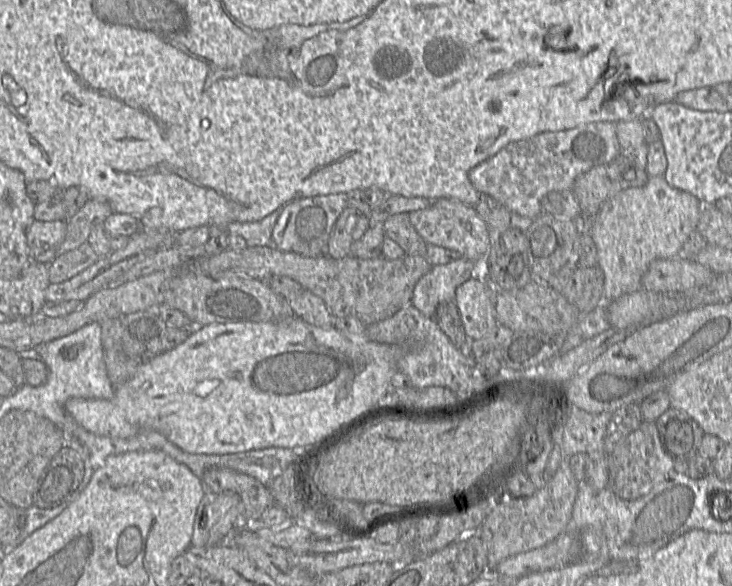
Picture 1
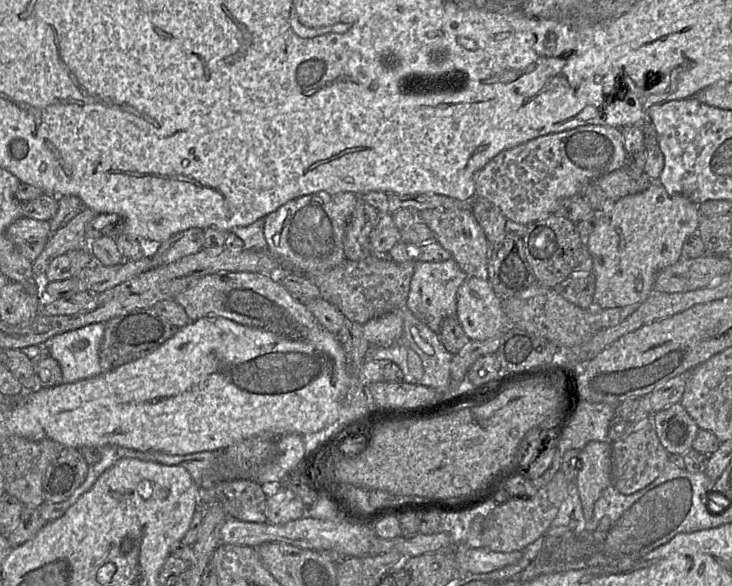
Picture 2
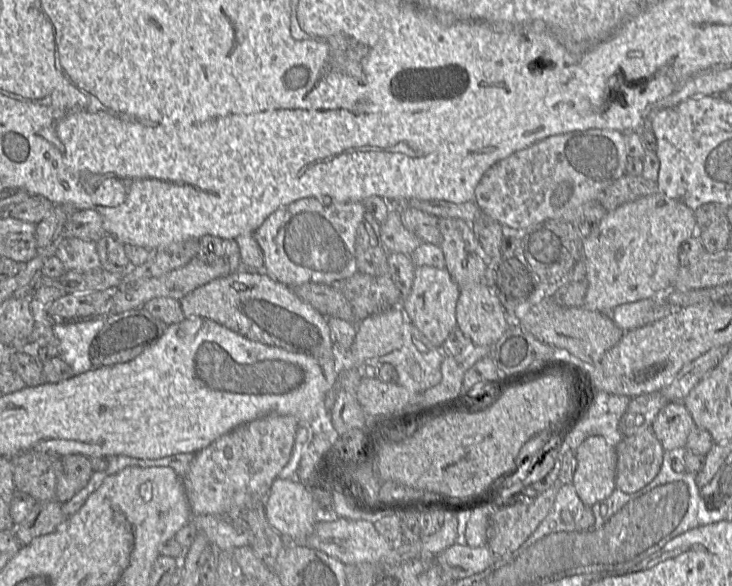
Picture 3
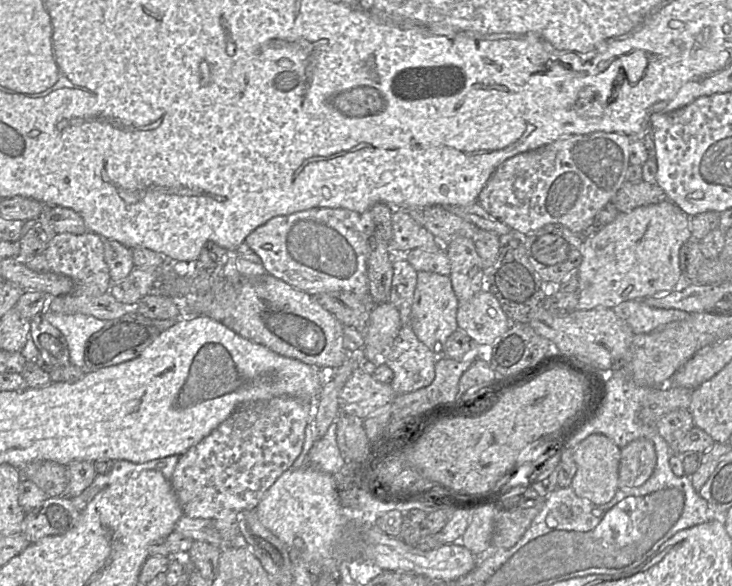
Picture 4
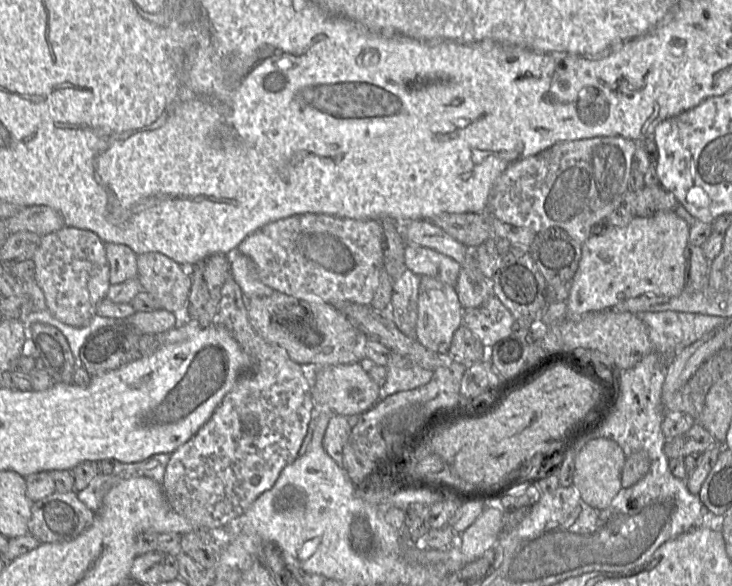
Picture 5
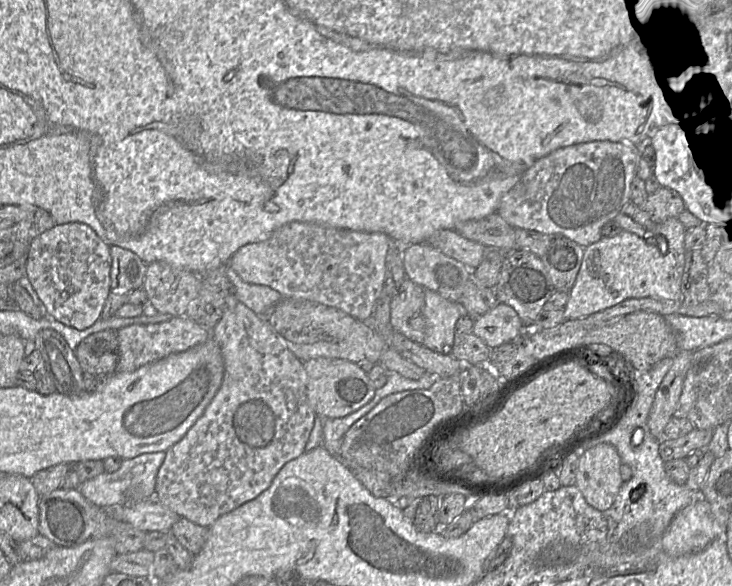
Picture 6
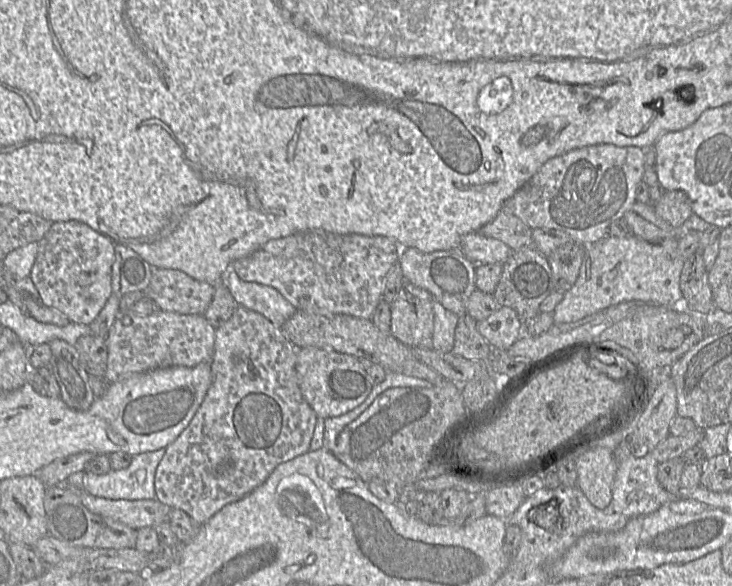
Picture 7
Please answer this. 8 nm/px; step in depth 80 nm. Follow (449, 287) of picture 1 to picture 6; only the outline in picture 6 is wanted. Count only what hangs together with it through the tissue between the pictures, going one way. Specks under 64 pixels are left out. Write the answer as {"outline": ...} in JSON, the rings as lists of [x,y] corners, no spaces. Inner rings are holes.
{"outline":[[[425,290],[425,337],[422,344],[435,352],[451,354],[455,326],[463,313],[459,303],[447,300],[432,290]]]}

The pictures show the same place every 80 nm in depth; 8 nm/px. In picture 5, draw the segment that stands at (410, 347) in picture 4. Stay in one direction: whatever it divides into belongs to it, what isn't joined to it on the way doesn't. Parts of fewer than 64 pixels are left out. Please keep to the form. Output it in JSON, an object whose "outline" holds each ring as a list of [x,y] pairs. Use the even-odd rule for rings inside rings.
{"outline":[[[395,352],[392,353],[386,368],[387,380],[380,388],[376,404],[397,392],[412,390],[426,385],[432,379],[434,373]]]}

